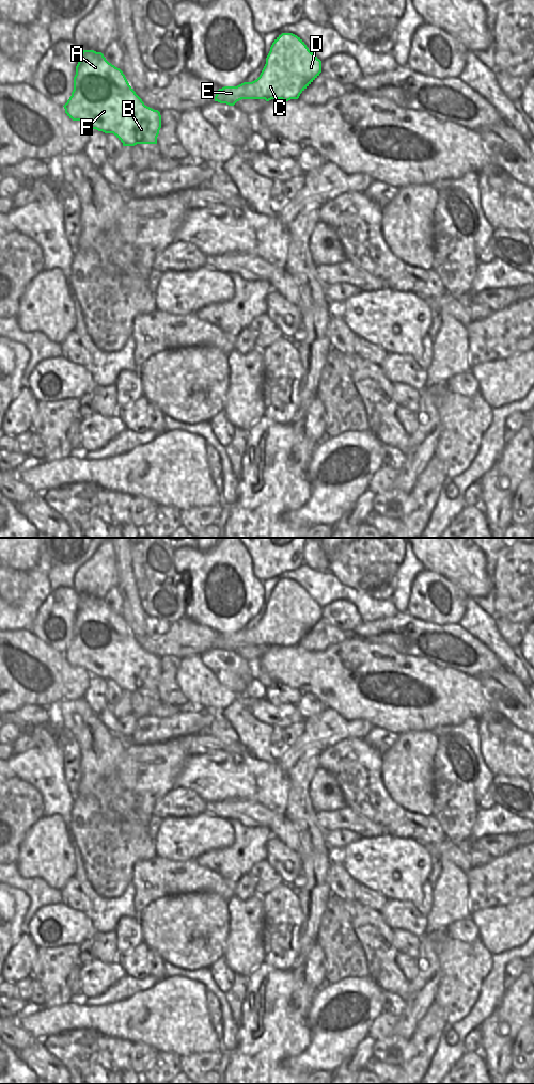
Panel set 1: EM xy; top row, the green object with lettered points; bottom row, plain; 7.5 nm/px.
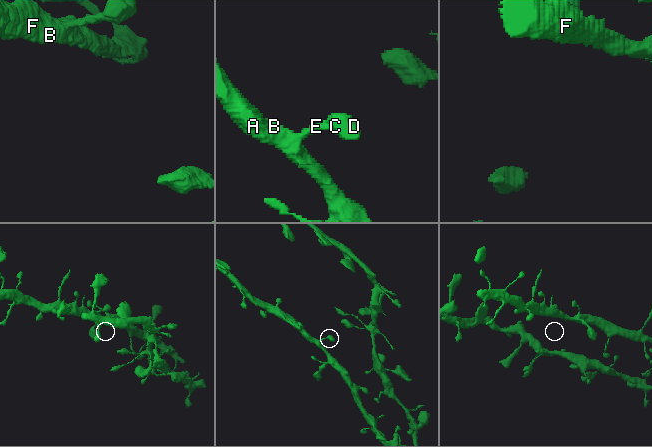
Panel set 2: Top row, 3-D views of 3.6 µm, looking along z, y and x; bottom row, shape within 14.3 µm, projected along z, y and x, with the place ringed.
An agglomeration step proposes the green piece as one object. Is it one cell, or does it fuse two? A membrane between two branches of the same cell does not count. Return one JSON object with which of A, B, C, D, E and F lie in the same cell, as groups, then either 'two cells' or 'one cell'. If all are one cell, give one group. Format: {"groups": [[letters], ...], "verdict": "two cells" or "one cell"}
{"groups": [["A", "B", "C", "D", "E", "F"]], "verdict": "one cell"}

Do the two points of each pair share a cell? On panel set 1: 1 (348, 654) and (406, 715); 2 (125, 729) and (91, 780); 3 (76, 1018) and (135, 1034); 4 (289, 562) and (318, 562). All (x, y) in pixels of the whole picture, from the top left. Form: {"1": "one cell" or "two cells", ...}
{"1": "one cell", "2": "two cells", "3": "one cell", "4": "two cells"}

